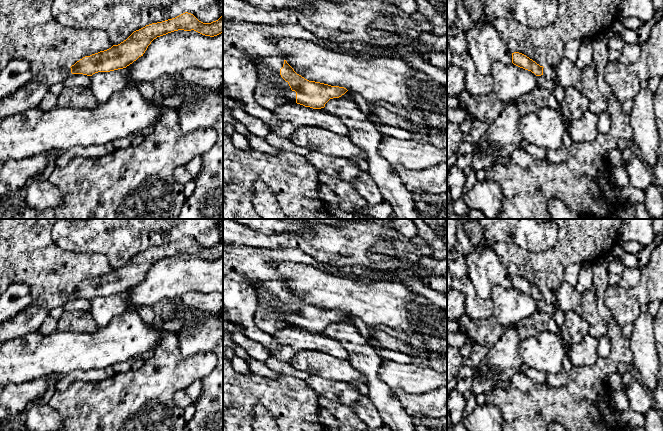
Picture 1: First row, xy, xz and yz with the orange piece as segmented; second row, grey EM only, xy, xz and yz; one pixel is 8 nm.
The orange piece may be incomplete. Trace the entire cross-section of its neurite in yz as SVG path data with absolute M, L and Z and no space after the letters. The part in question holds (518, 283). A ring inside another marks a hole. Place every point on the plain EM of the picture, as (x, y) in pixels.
M514 276L512 277L512 287L520 292L531 295L536 300L545 300L547 303L556 305L556 299L554 293L548 290L540 290L535 285L527 281L526 279Z

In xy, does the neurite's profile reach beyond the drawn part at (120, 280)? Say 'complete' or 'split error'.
split error

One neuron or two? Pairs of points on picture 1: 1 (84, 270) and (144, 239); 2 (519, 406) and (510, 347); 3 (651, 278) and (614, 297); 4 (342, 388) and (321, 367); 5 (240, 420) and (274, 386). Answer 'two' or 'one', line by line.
1: two
2: two
3: one
4: two
5: one

